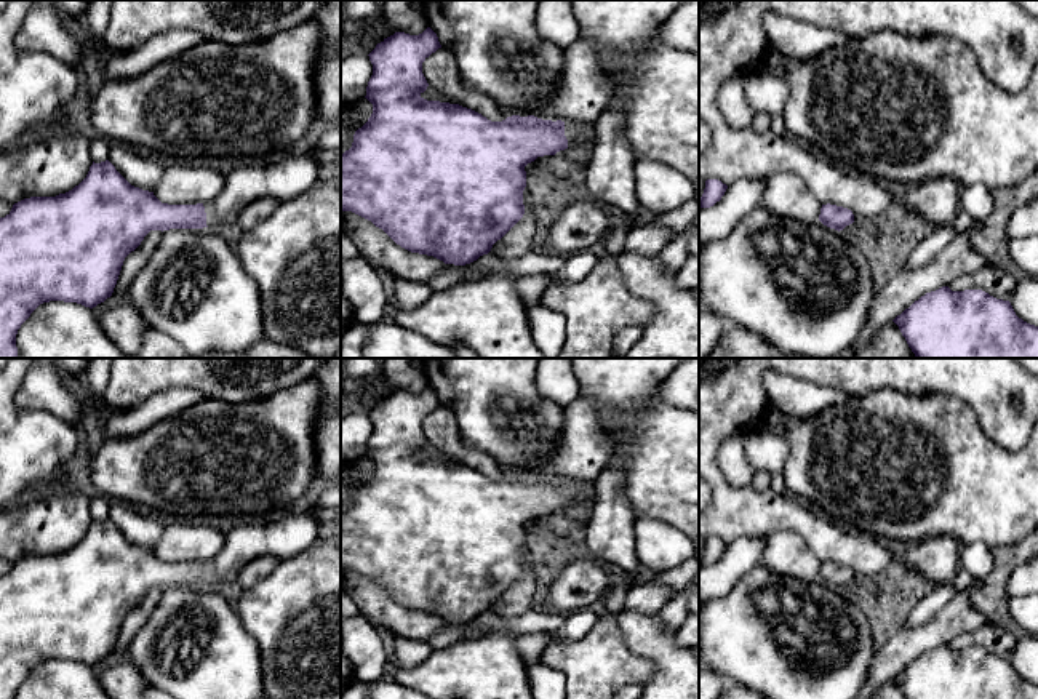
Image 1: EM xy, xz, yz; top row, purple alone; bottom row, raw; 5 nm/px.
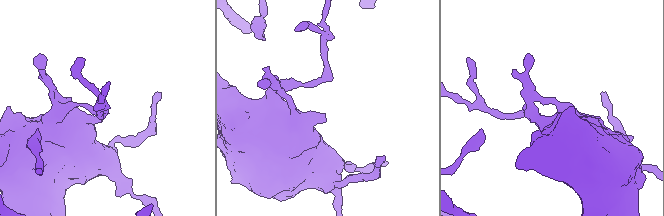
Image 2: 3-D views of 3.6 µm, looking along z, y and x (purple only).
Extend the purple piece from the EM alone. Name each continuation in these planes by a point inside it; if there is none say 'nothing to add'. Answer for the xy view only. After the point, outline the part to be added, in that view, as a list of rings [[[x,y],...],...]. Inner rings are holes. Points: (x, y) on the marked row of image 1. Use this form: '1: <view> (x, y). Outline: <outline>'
1: xy (293, 173). Outline: [[[296,150],[277,157],[272,163],[245,162],[230,170],[222,190],[203,203],[206,226],[216,229],[237,222],[242,210],[262,197],[273,197],[280,203],[299,197],[320,179],[320,168],[329,162],[331,154],[312,157]]]

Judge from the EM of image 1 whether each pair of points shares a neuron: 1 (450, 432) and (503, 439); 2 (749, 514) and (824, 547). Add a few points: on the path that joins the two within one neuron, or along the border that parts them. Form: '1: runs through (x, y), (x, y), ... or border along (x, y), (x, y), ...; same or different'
1: border along (442, 403), (455, 416), (461, 437), (491, 456); different
2: runs through (768, 514), (794, 515), (806, 528); same

